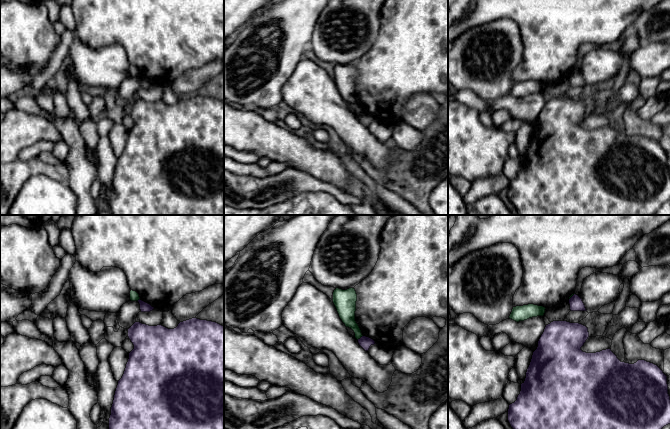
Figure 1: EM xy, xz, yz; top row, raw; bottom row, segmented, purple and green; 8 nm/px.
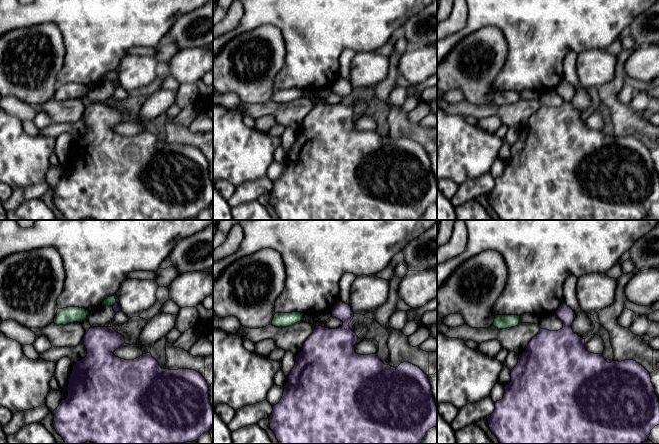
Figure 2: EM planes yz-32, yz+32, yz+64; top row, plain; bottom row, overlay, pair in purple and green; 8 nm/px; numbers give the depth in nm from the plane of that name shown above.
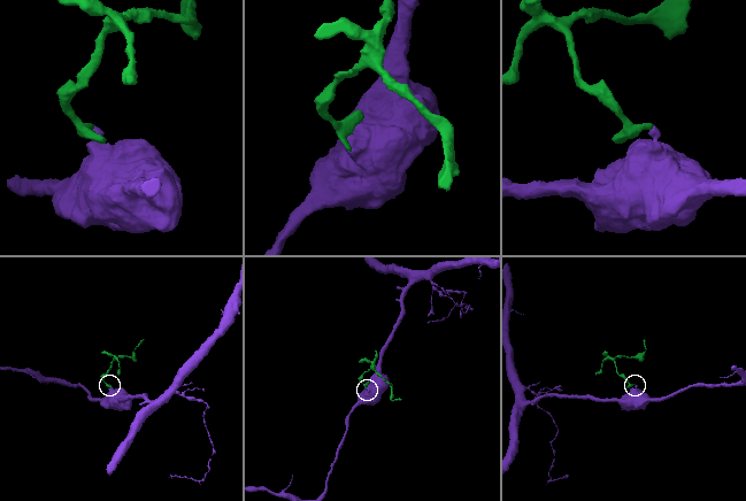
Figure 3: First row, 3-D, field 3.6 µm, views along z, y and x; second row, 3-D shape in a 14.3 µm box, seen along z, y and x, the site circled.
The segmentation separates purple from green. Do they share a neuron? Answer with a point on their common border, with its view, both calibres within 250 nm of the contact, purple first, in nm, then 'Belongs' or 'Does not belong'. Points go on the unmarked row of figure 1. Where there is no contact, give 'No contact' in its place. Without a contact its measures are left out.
Touches purple at xz (360, 114). Thickness 100 nm (purple) against 140 nm. Does not belong

